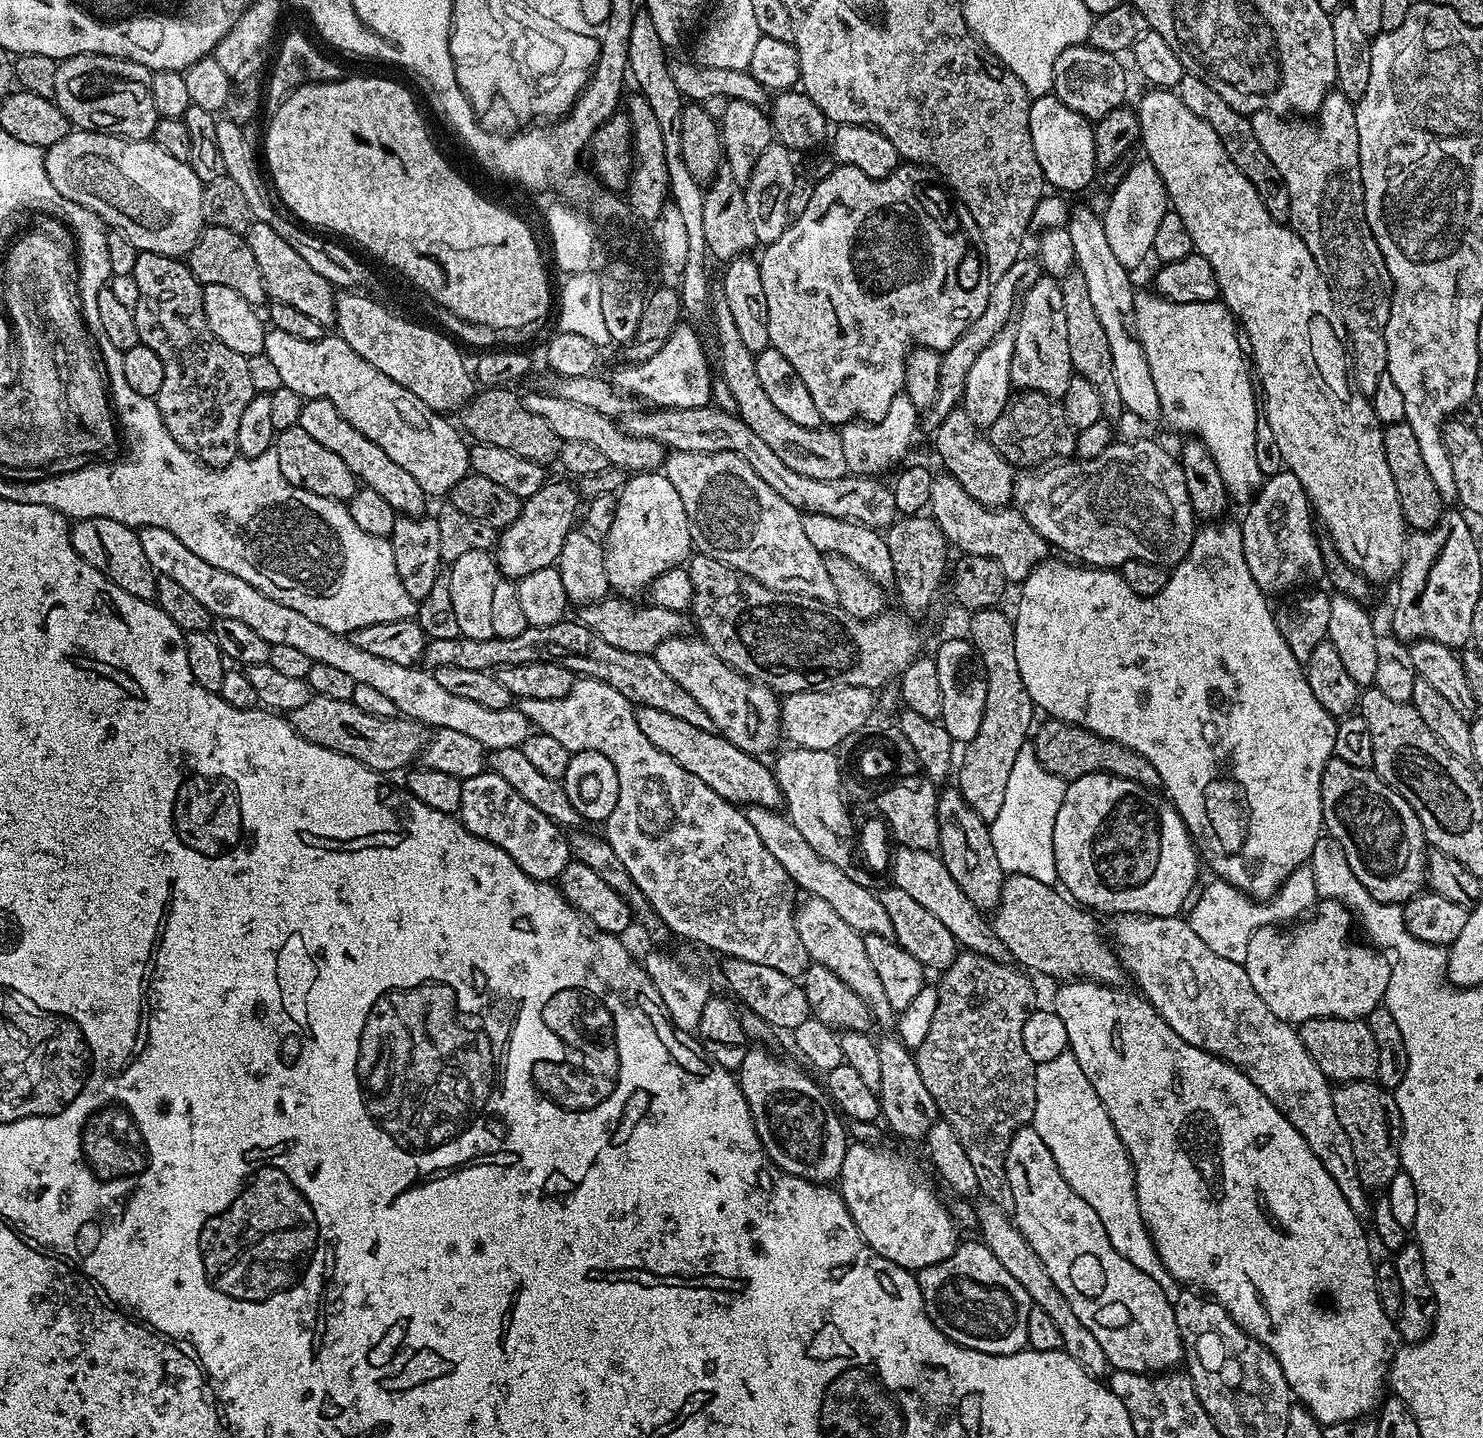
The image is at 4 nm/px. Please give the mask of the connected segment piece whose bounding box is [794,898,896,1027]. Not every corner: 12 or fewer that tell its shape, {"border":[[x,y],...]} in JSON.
{"border":[[826,902],[795,909],[809,961],[832,970],[889,1027],[896,1012],[864,937]]}

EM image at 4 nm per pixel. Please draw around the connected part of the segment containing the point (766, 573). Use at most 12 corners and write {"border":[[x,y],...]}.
{"border":[[672,452],[692,542],[836,604],[803,515],[733,452]]}

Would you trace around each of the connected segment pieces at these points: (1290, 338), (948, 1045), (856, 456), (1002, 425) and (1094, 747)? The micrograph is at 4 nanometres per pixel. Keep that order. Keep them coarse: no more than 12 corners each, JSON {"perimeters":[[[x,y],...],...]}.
{"perimeters":[[[1175,91],[1138,103],[1338,554],[1410,532],[1328,279]],[[965,950],[914,1049],[979,1195],[1034,1118],[1036,988]],[[901,394],[880,420],[838,431],[849,473],[876,478],[907,454],[918,409]],[[1013,395],[986,429],[1020,470],[1075,457],[1076,429],[1063,403]],[[1065,720],[1034,732],[1036,757],[1065,782],[1095,772],[1163,789],[1138,750]]]}

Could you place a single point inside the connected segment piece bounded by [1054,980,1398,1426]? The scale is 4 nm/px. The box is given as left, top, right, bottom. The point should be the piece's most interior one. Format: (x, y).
(1238, 1206)

